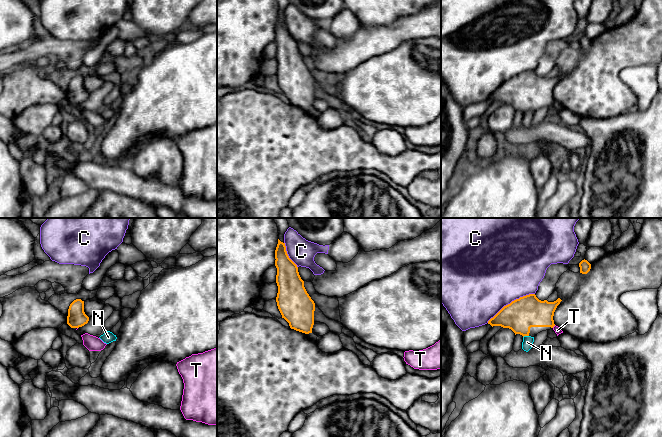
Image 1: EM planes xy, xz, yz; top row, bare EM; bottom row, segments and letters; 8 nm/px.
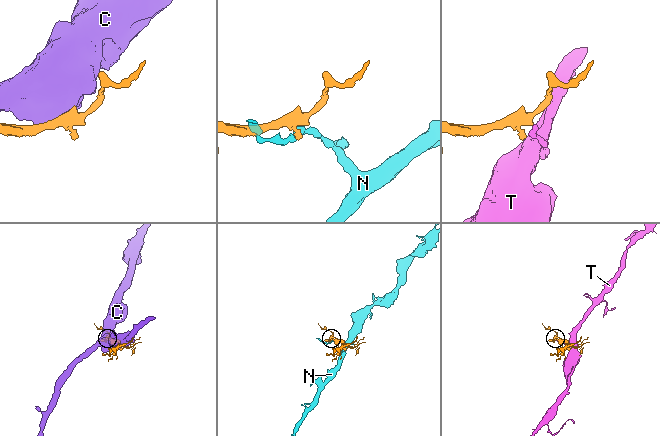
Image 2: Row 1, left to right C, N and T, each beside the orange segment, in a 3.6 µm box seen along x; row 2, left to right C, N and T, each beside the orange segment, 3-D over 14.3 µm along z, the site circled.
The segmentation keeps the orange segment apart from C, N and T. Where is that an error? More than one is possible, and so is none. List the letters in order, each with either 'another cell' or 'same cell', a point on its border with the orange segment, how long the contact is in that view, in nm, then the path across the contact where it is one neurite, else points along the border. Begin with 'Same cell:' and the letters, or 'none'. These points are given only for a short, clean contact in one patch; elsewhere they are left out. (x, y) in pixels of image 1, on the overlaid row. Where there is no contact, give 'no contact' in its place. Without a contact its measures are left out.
Same cell: none
C: another cell; contact yz (511, 302); length 440 nm
N: another cell; contact yz (525, 335); length 50 nm; border yz (528, 335), (523, 337)
T: another cell; contact yz (553, 326); length 40 nm; border yz (555, 325), (552, 327)

